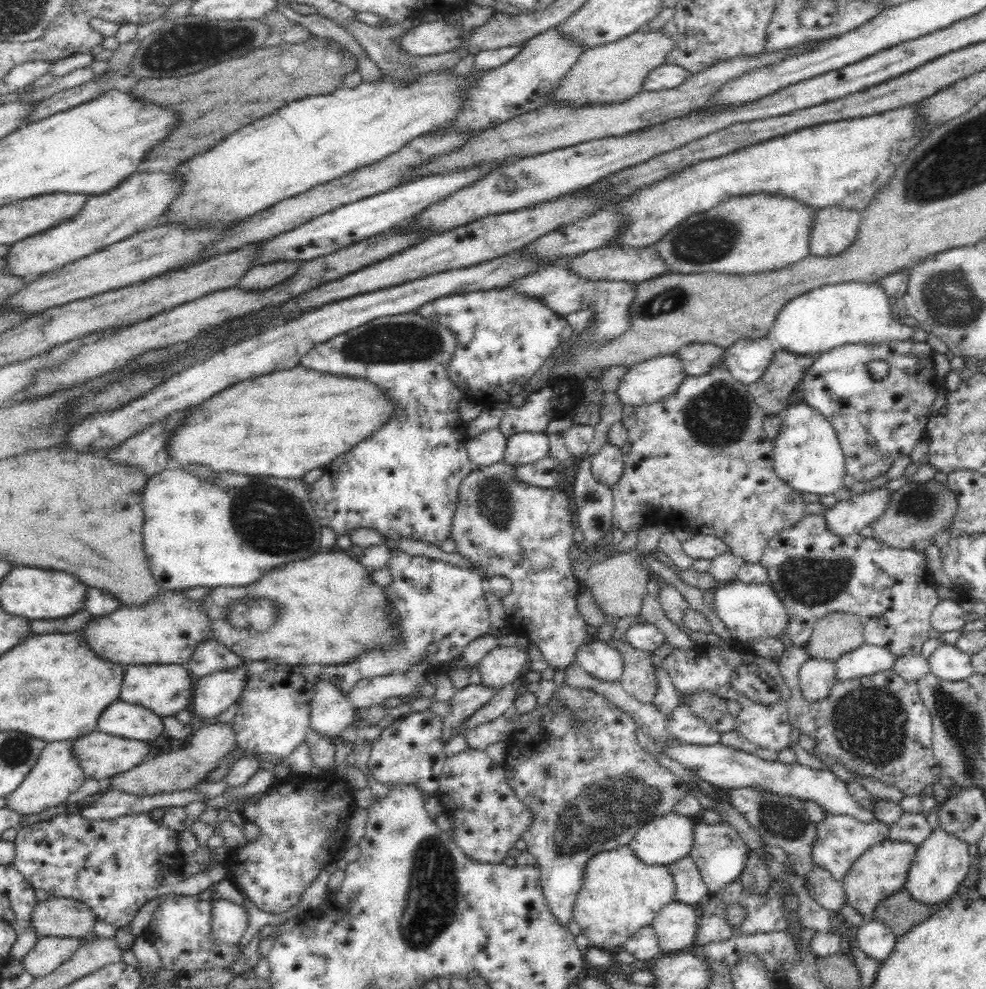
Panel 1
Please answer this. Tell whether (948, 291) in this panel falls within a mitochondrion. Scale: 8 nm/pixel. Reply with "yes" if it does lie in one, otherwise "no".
yes

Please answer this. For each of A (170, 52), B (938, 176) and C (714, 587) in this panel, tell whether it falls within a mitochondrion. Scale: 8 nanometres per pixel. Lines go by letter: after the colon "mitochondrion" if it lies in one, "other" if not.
A: mitochondrion
B: mitochondrion
C: other

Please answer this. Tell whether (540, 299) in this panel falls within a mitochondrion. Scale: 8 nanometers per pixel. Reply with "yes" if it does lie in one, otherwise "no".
no

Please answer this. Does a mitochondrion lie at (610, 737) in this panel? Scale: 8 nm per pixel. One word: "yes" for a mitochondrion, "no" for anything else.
no

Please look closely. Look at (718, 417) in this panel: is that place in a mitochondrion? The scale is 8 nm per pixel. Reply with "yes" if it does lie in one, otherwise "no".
yes

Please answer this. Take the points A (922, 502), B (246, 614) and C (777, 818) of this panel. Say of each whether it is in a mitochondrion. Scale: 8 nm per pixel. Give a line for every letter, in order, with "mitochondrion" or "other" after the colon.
A: mitochondrion
B: mitochondrion
C: mitochondrion

